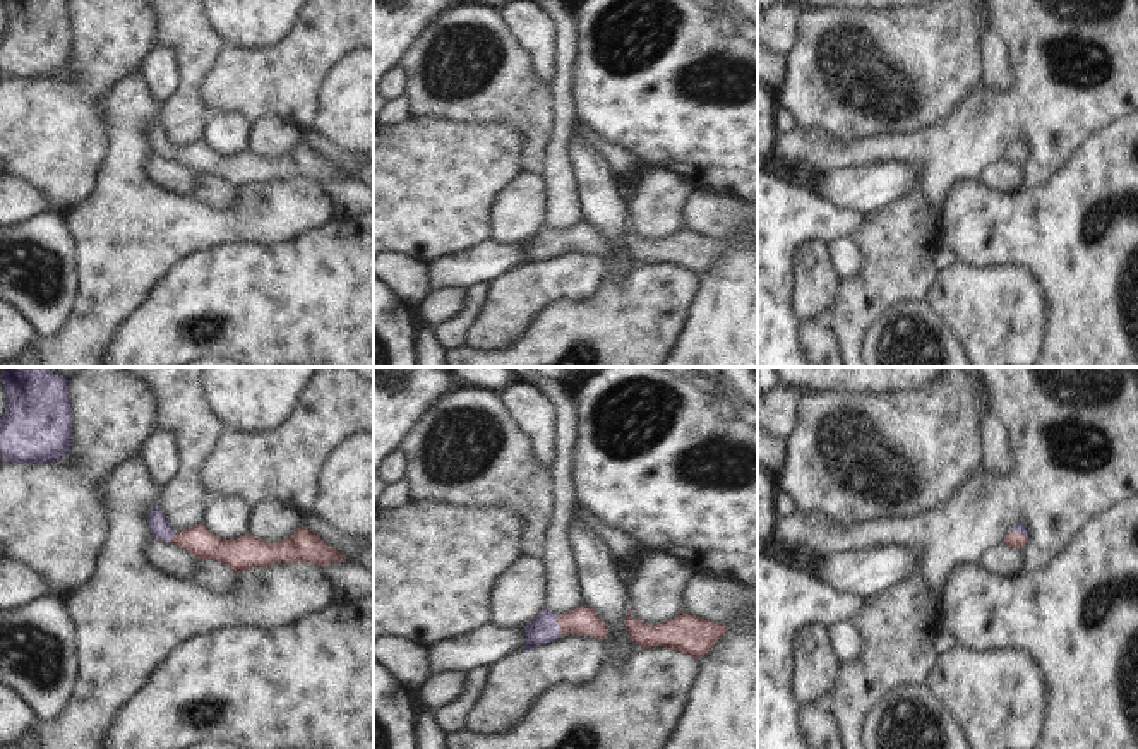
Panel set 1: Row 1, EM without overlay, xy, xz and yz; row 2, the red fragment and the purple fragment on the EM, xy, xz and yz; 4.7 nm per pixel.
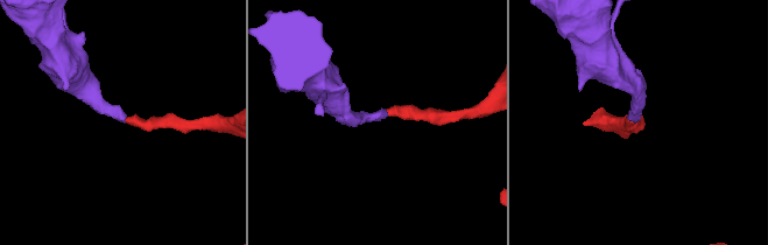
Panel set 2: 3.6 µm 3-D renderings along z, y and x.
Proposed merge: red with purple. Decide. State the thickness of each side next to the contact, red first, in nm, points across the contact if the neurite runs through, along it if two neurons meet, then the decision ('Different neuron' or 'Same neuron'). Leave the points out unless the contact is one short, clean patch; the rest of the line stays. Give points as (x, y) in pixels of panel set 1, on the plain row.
Thickness 140 nm (red) against 130 nm. Path across: xz (583, 237), (557, 240), (544, 245). Same neuron.

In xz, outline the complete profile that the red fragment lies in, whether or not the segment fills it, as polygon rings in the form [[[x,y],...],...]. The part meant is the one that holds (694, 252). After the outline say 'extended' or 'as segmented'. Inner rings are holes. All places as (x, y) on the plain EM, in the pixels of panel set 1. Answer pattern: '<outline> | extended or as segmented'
[[[627,226],[626,245],[641,264],[665,262],[699,276],[711,267],[715,259],[725,250],[727,242],[686,230],[684,226],[670,237],[650,242],[634,235]]] | as segmented

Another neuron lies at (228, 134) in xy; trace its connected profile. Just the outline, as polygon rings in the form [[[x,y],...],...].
[[[209,113],[202,139],[214,153],[237,156],[250,144],[250,123],[237,113]]]

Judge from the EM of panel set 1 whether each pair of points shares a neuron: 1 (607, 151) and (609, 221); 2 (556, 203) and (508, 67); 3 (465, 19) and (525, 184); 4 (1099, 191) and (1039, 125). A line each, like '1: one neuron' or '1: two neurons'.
1: two neurons
2: two neurons
3: two neurons
4: two neurons

